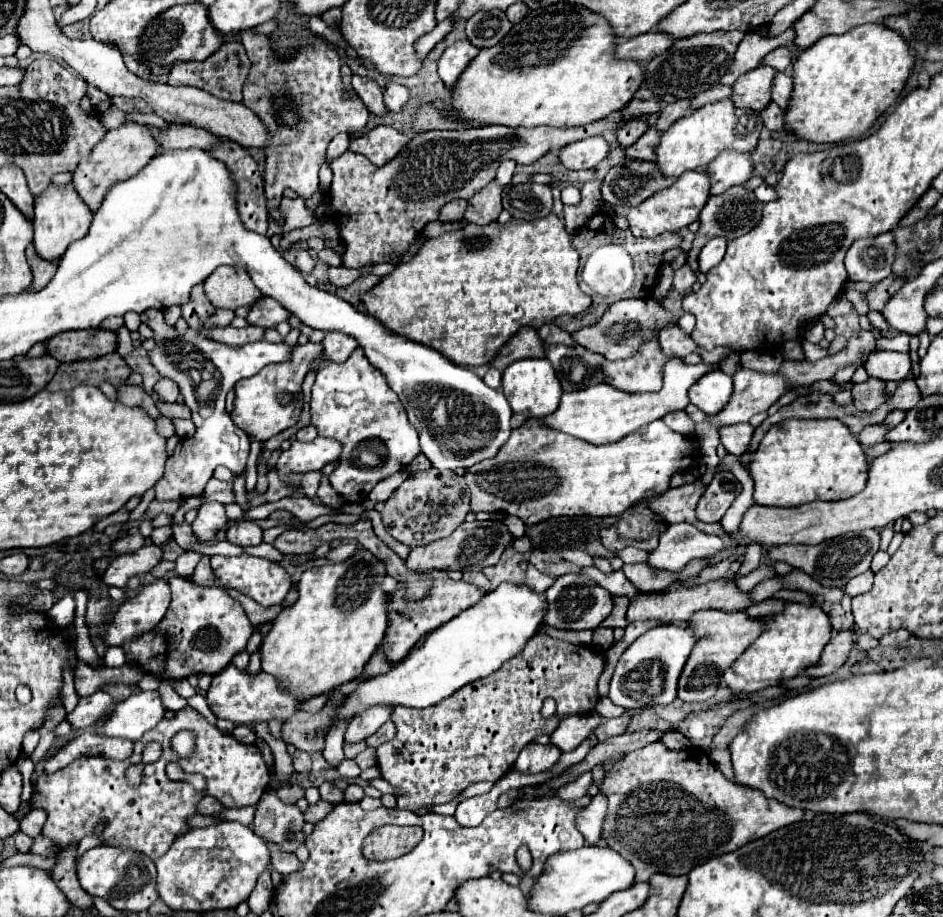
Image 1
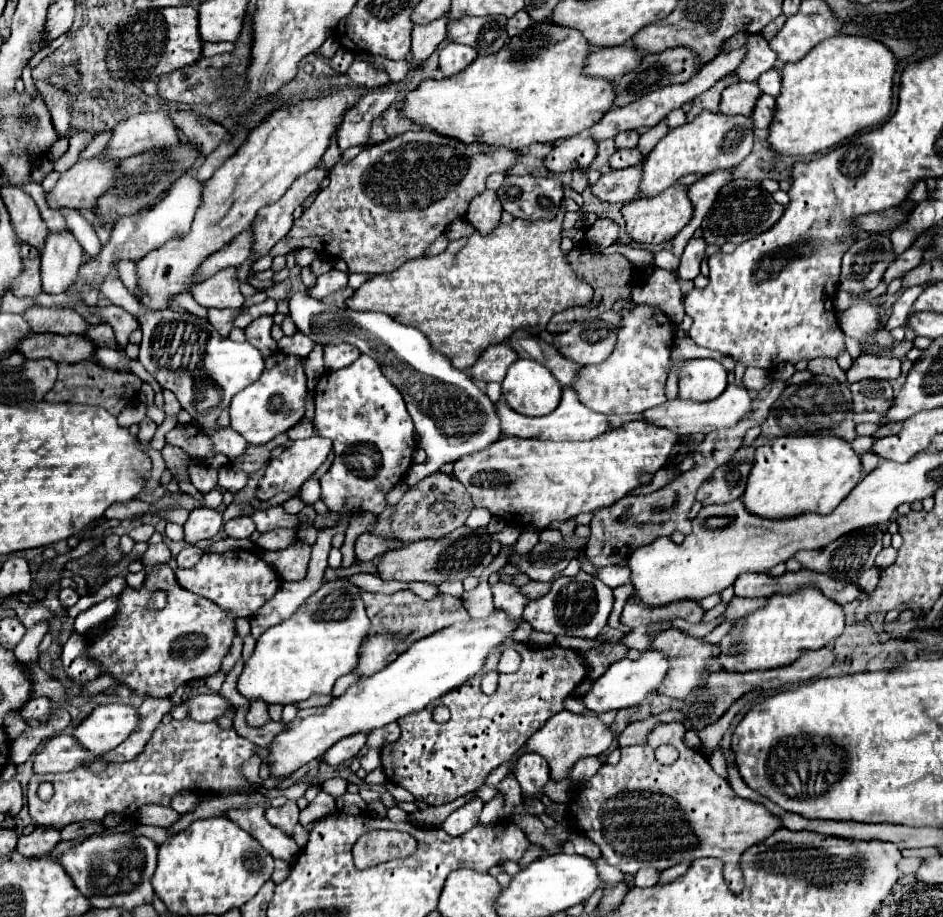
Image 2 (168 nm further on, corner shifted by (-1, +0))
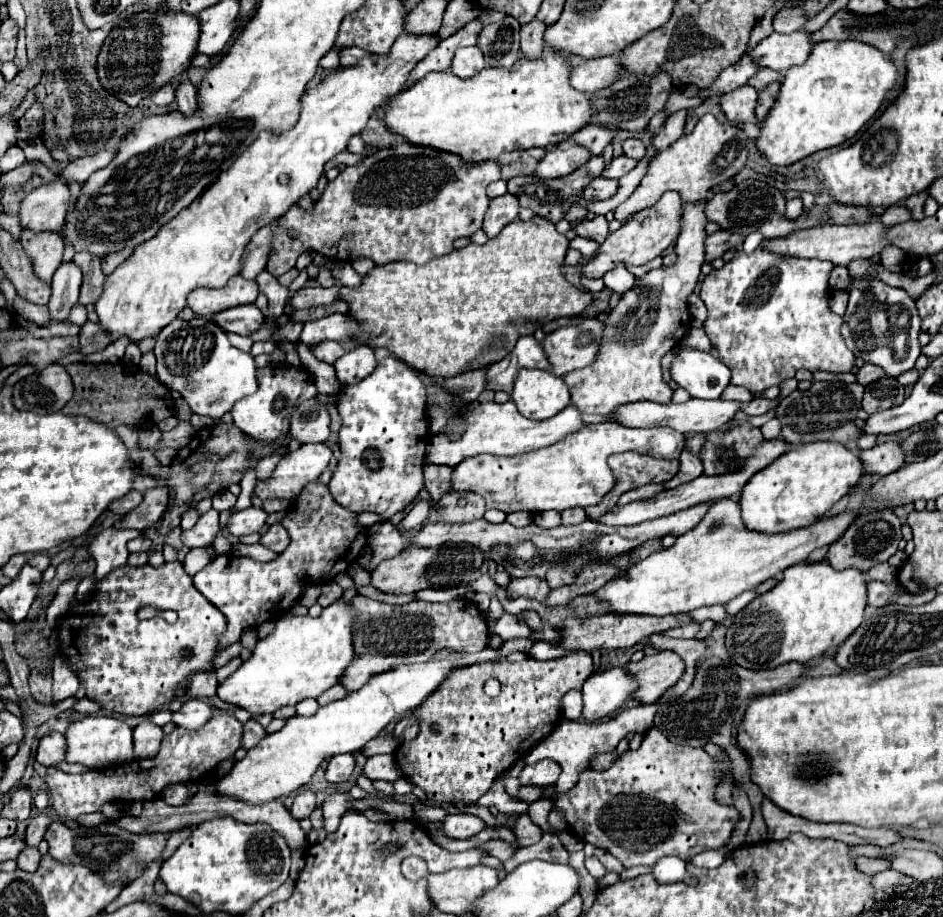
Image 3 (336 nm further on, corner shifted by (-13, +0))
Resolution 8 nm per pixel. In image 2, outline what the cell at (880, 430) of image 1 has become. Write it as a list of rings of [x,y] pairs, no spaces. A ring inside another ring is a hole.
[[[857,435],[853,441],[851,441],[851,447],[853,447],[853,451],[857,453],[857,455],[863,455],[863,453],[867,453],[869,449],[871,449],[871,445],[873,445],[873,437],[861,437],[861,435]]]

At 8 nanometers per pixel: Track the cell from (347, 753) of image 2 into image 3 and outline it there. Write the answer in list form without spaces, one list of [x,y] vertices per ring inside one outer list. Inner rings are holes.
[[[339,753],[329,761],[329,767],[325,771],[325,779],[339,783],[347,781],[355,769],[355,753]]]

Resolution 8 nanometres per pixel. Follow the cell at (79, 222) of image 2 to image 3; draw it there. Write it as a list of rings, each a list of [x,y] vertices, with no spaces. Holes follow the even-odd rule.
[[[197,315],[191,321],[173,319],[155,337],[153,353],[157,357],[159,381],[179,391],[197,415],[221,419],[239,399],[257,391],[255,357],[233,347],[225,337],[225,331],[211,319]]]

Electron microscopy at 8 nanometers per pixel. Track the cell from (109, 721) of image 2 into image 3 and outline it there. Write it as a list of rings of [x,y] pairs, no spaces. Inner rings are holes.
[[[87,715],[81,721],[73,721],[65,731],[65,737],[67,737],[67,757],[65,757],[67,763],[83,763],[91,769],[99,769],[99,767],[129,763],[133,759],[133,729],[123,719],[113,715]]]

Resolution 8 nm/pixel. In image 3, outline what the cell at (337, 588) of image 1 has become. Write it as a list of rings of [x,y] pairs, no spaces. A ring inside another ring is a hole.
[[[343,597],[323,609],[319,617],[281,617],[271,635],[261,639],[253,655],[217,687],[219,699],[239,705],[253,715],[273,713],[285,705],[297,705],[307,697],[319,697],[341,681],[343,671],[355,659],[353,649],[355,609]]]

